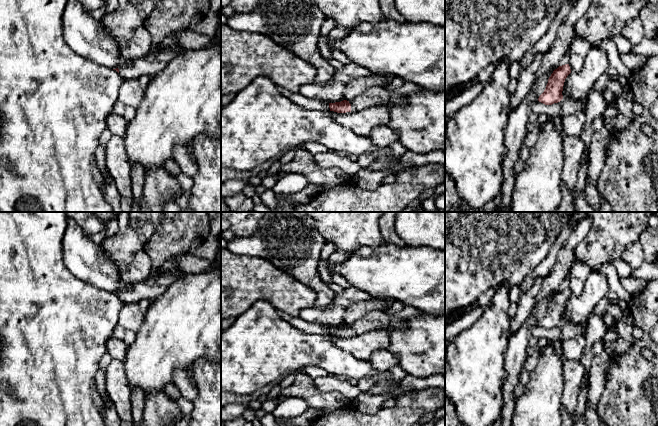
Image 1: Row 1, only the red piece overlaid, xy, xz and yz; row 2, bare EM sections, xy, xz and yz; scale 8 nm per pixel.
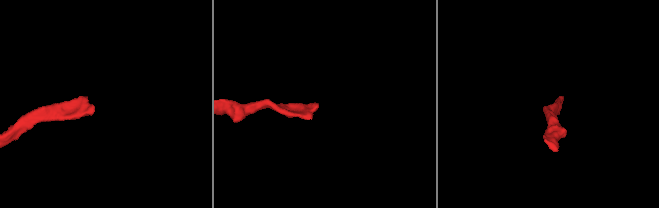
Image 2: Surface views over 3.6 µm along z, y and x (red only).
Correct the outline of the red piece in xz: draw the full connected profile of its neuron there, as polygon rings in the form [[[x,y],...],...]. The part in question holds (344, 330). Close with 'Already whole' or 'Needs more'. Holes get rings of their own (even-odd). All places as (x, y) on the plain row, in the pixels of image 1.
[[[370,311],[356,322],[347,325],[329,327],[330,335],[337,337],[357,336],[377,330],[407,328],[406,319],[391,317],[385,311]]]. Needs more

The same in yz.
[[[569,288],[559,290],[553,295],[548,303],[544,316],[539,320],[538,325],[545,329],[558,327],[563,323],[562,315],[565,303],[571,297]]]. Already whole

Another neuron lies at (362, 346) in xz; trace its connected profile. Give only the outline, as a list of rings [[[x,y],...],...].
[[[377,330],[346,337],[331,335],[331,341],[337,348],[344,349],[357,359],[370,361],[376,350],[389,345],[389,330]]]

